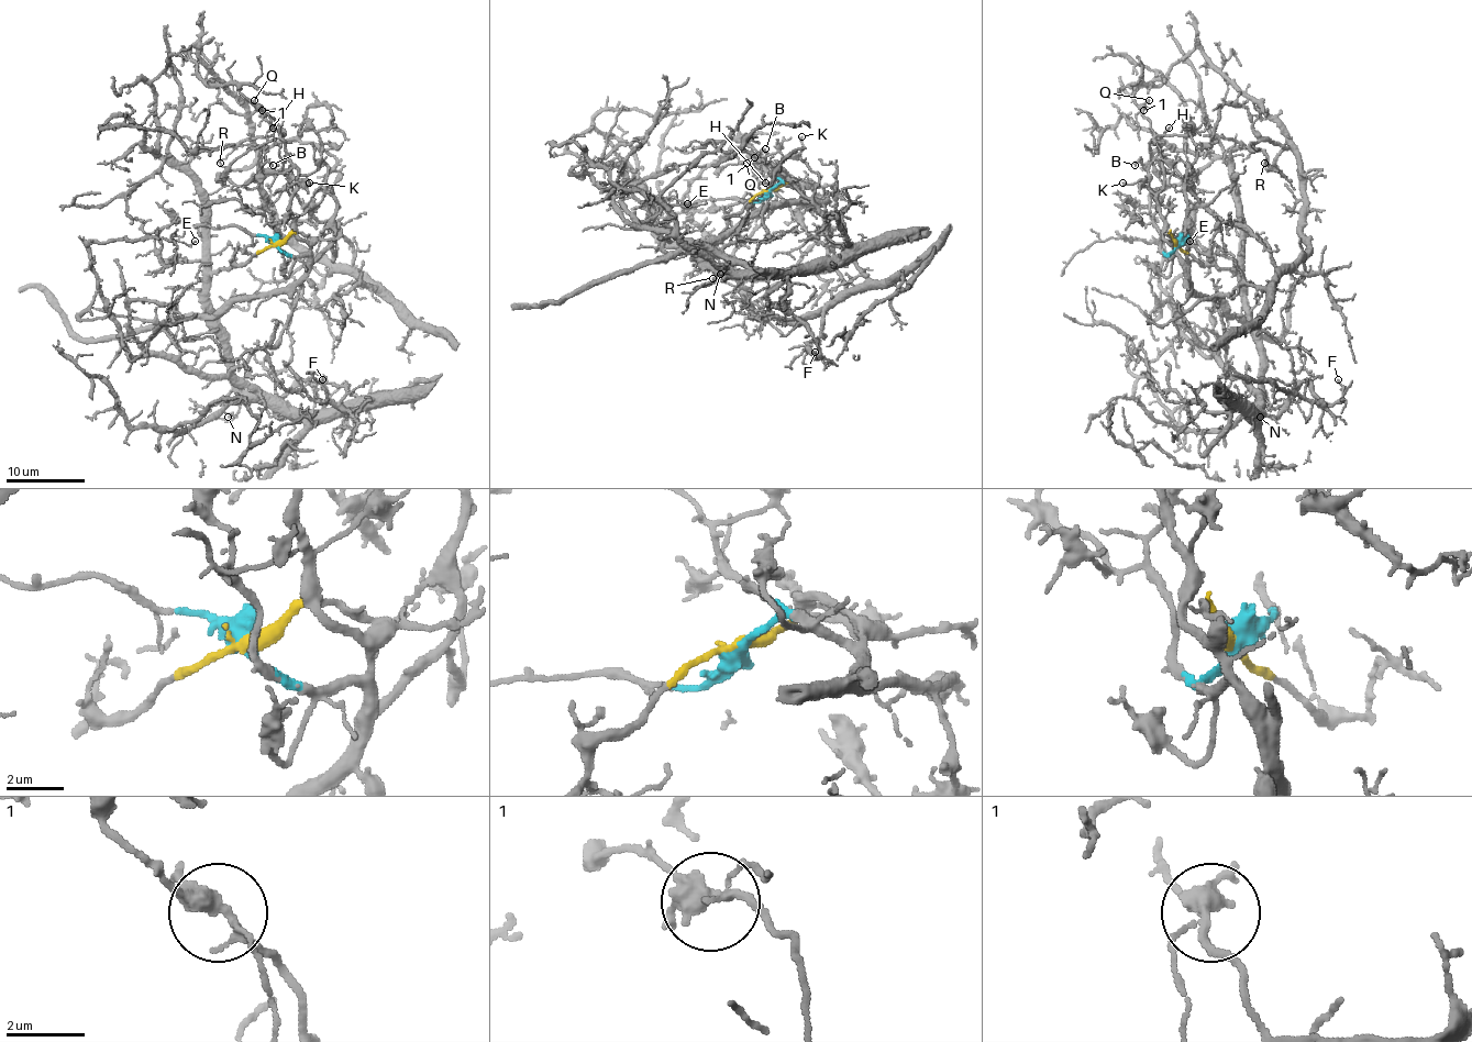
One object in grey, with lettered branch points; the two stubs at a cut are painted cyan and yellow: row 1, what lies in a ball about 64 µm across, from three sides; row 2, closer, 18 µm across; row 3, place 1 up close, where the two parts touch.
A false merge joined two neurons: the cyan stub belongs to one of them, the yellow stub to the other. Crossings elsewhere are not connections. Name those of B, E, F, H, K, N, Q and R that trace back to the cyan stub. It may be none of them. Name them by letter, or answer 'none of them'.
B, E, H, K, Q

